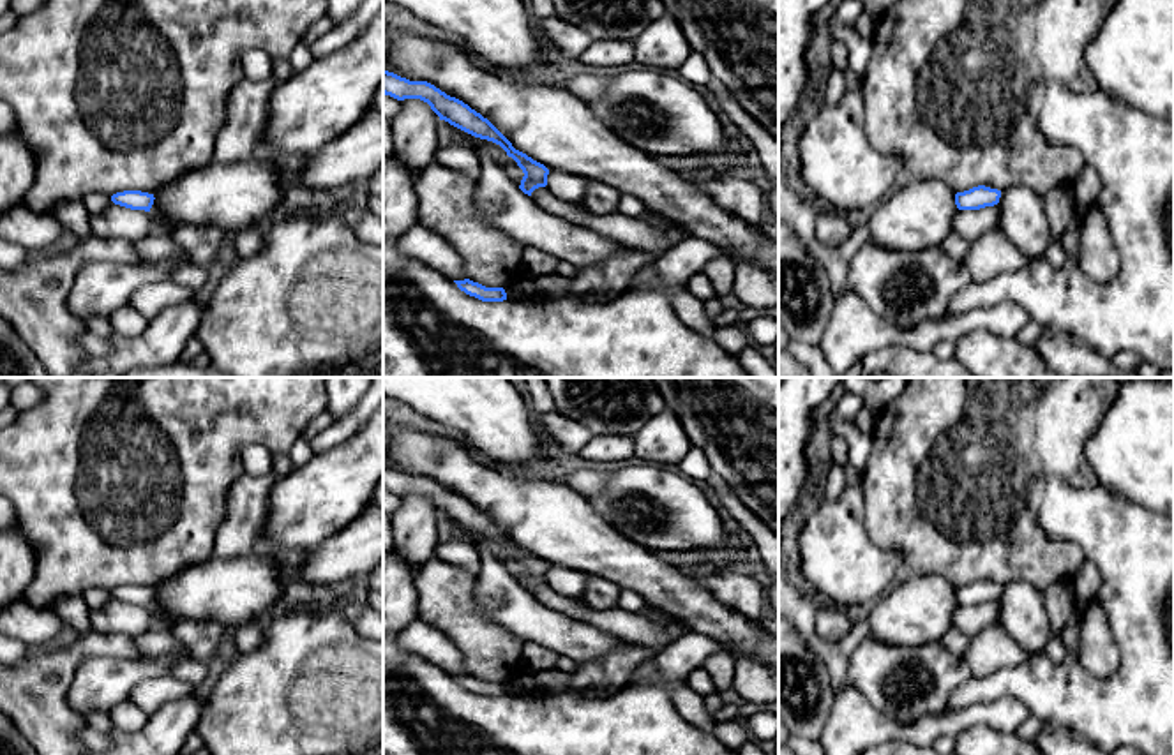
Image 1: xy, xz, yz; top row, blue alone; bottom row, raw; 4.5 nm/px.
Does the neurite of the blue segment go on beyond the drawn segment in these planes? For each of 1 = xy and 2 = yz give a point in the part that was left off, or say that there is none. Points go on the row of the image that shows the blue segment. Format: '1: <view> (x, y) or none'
1: none
2: none

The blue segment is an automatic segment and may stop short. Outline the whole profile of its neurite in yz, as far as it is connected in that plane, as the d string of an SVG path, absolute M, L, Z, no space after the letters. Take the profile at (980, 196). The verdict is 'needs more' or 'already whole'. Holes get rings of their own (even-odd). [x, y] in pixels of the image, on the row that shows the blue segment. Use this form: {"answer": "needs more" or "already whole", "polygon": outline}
{"answer": "already whole", "polygon": "M985 185L973 187L955 194L955 205L959 210L980 210L999 203L1001 191Z"}

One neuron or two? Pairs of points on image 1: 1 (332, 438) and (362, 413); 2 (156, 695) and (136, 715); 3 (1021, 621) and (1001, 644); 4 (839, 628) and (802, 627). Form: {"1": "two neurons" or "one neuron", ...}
{"1": "one neuron", "2": "two neurons", "3": "two neurons", "4": "two neurons"}

